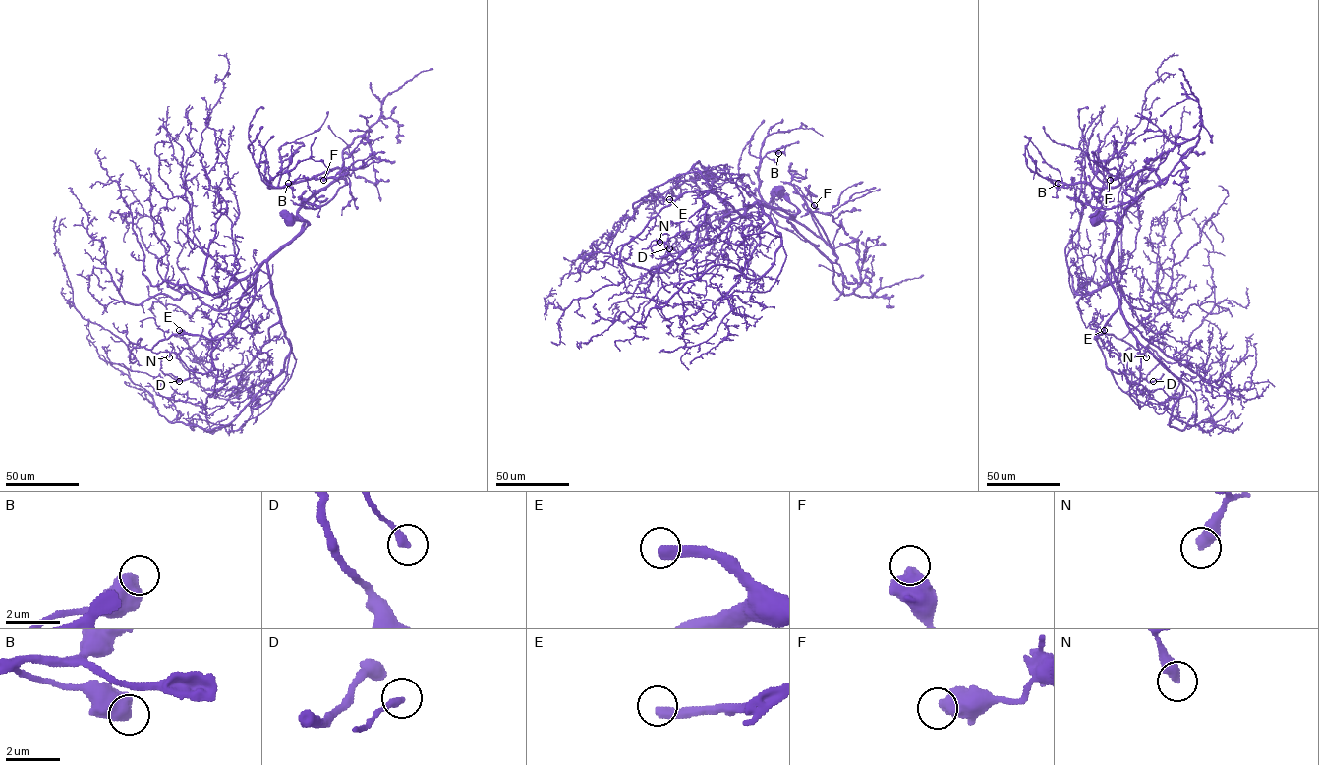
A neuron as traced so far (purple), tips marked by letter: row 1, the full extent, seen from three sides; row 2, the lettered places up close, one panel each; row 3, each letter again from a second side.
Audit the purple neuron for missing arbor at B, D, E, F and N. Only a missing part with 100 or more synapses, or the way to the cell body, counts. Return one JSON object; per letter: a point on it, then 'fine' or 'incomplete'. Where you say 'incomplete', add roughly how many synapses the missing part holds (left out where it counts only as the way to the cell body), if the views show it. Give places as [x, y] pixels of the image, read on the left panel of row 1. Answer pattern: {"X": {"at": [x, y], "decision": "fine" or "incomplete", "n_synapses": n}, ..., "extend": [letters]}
{"B": {"at": [288, 183], "decision": "fine"}, "D": {"at": [179, 381], "decision": "fine"}, "E": {"at": [179, 330], "decision": "incomplete", "n_synapses": 150}, "F": {"at": [323, 180], "decision": "fine"}, "N": {"at": [169, 357], "decision": "fine"}, "extend": ["E"]}

